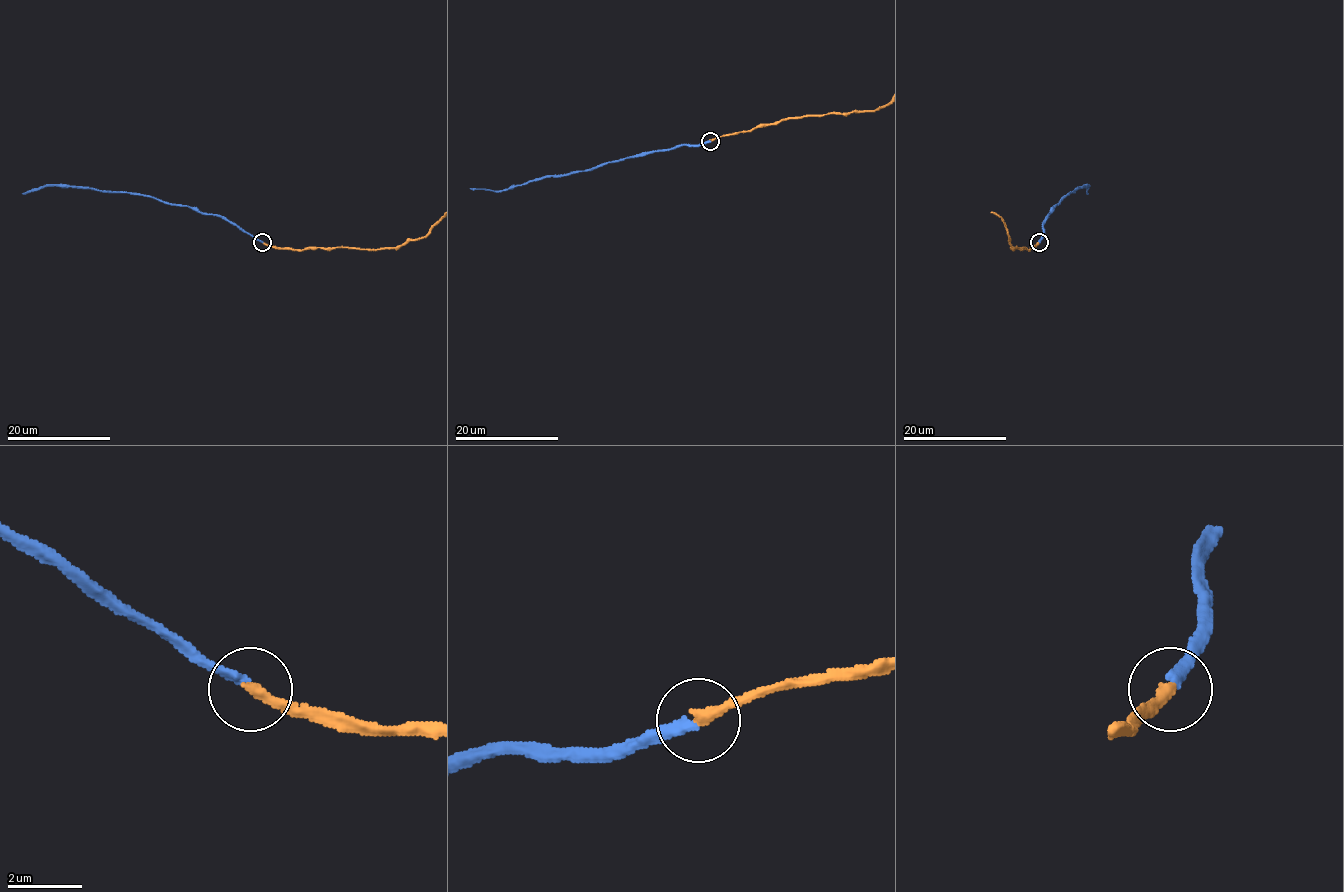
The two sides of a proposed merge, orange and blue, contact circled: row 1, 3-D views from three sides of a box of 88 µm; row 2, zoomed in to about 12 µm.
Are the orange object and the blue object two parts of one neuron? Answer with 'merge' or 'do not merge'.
merge

